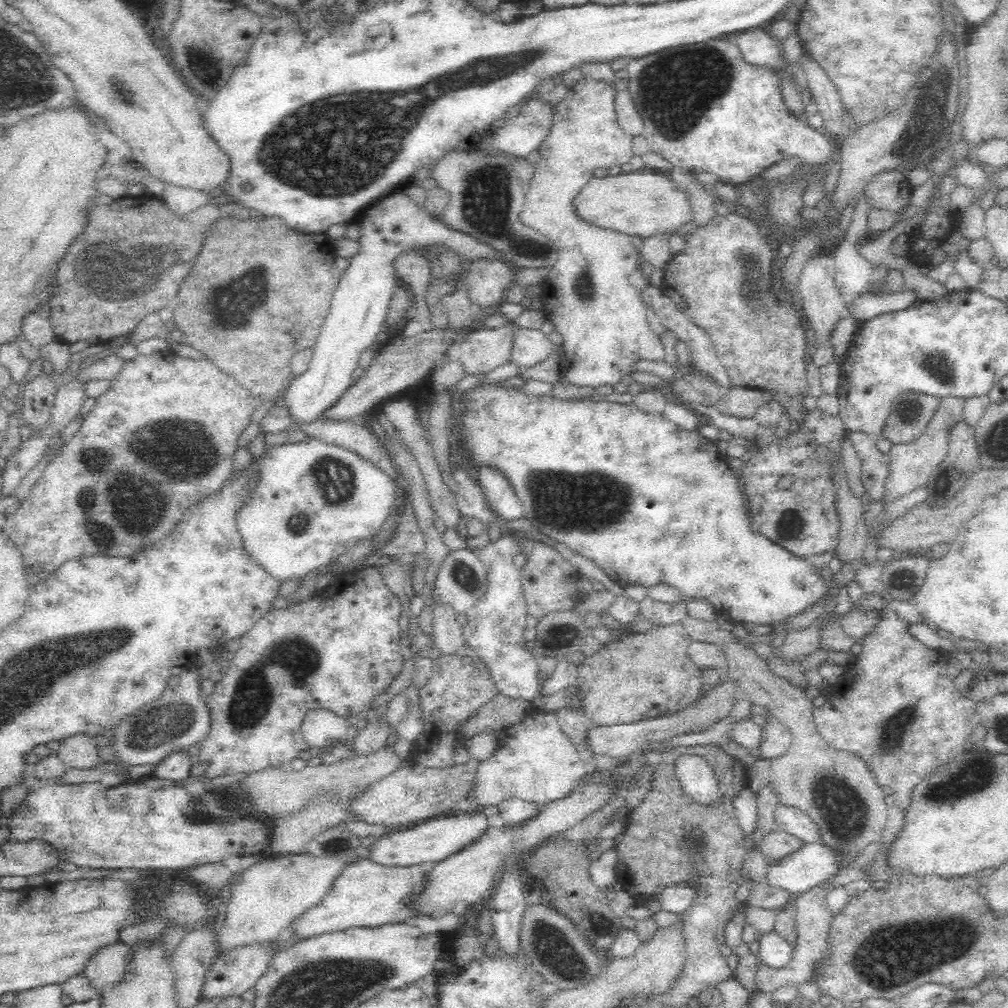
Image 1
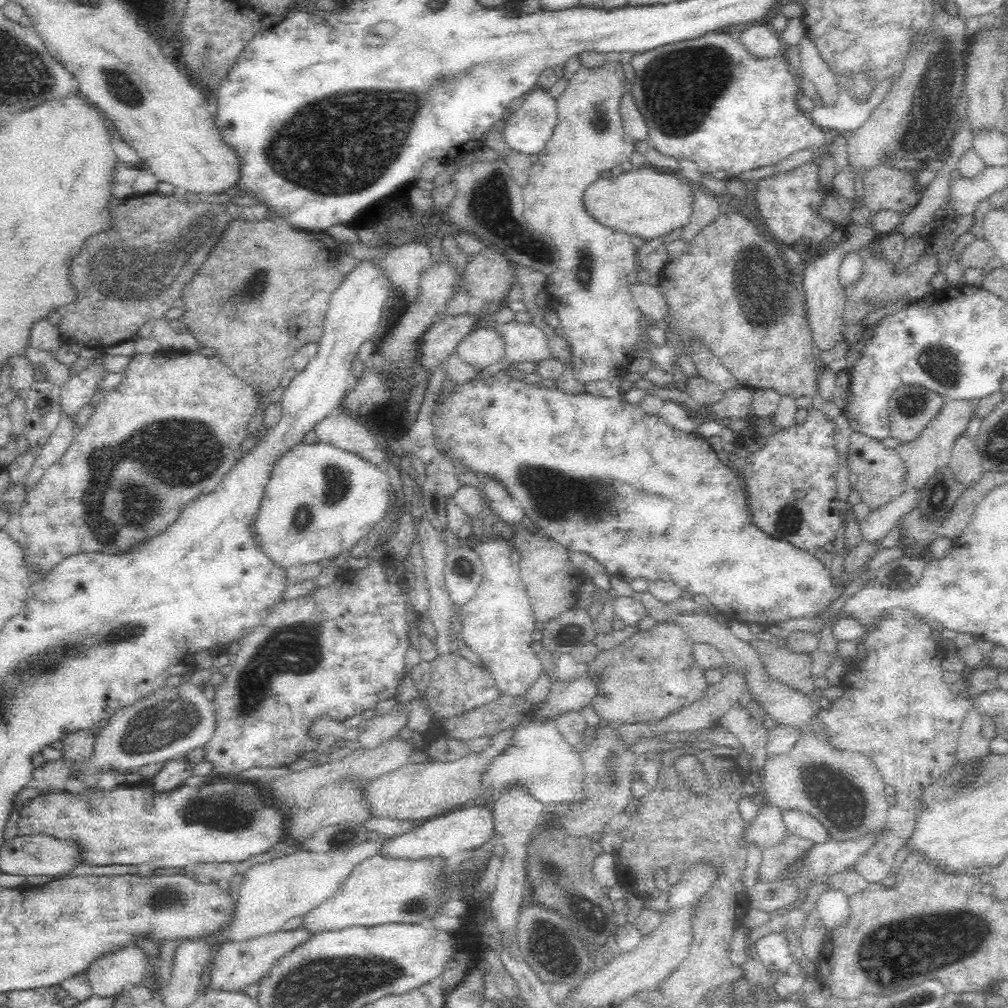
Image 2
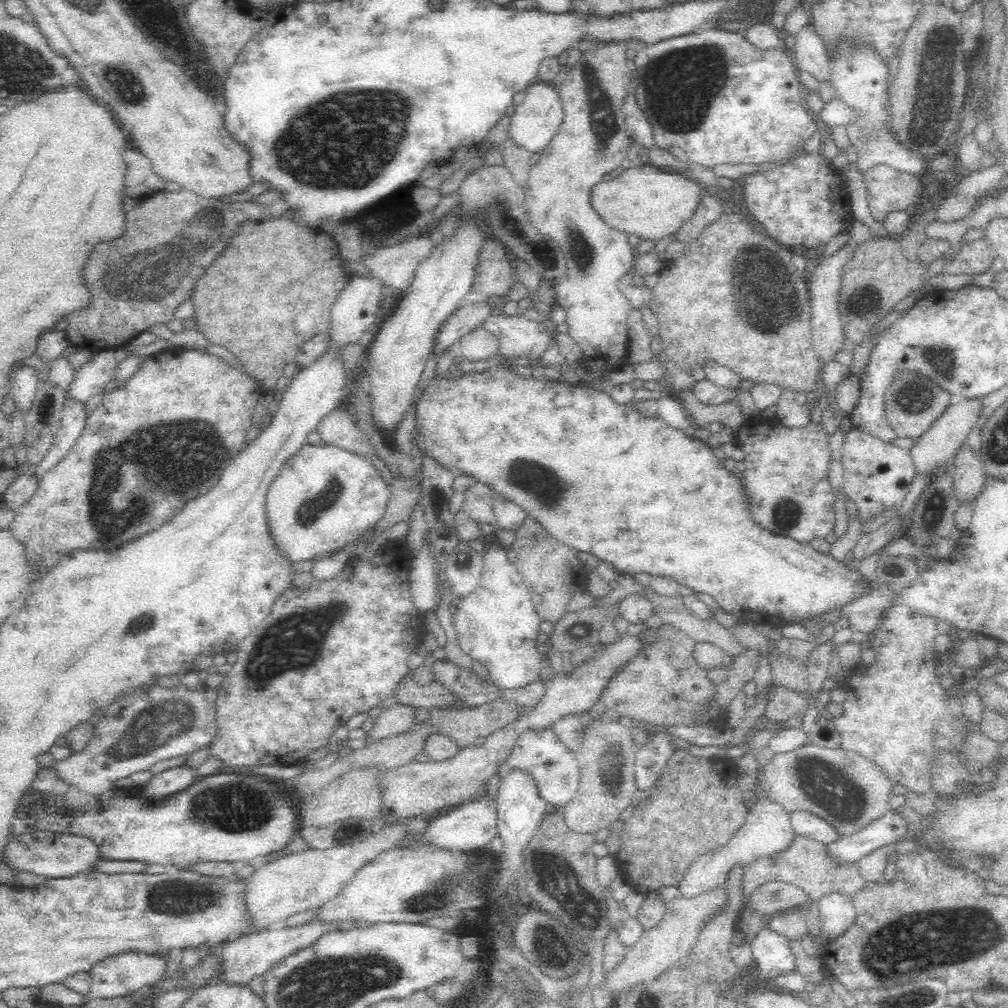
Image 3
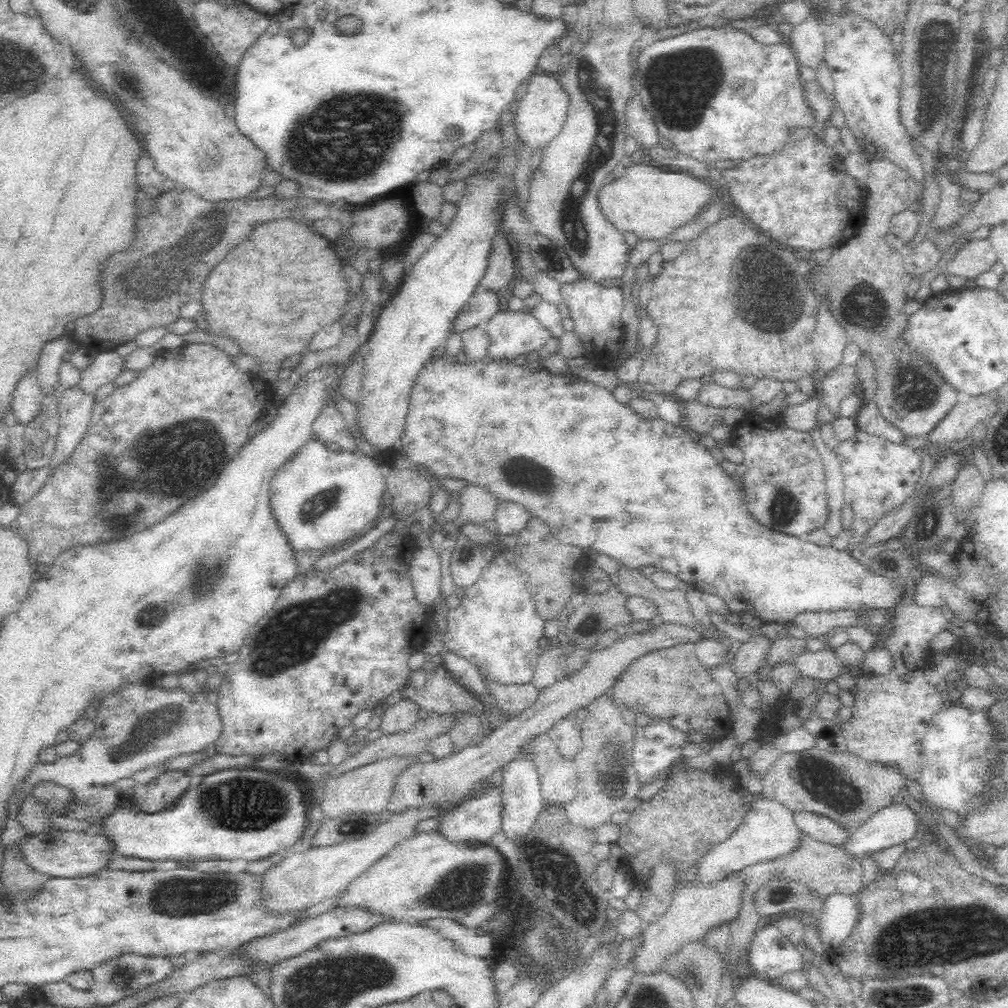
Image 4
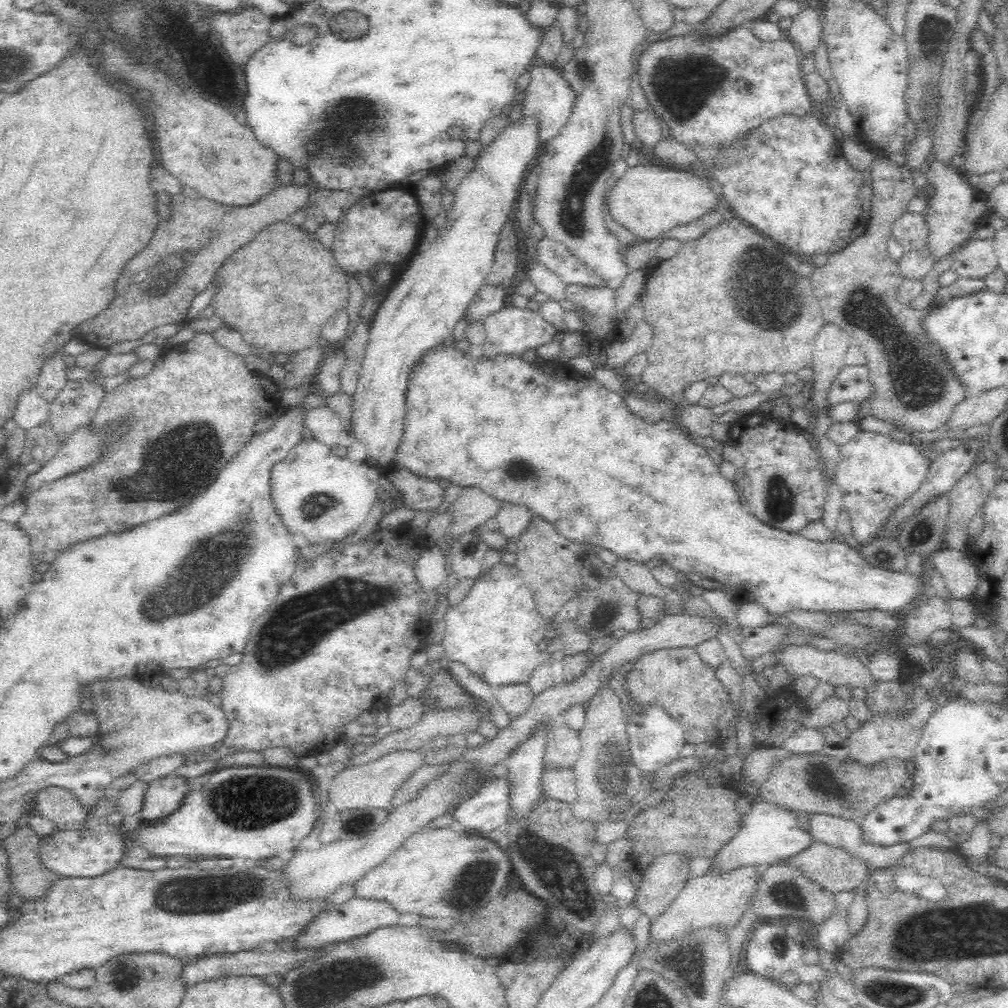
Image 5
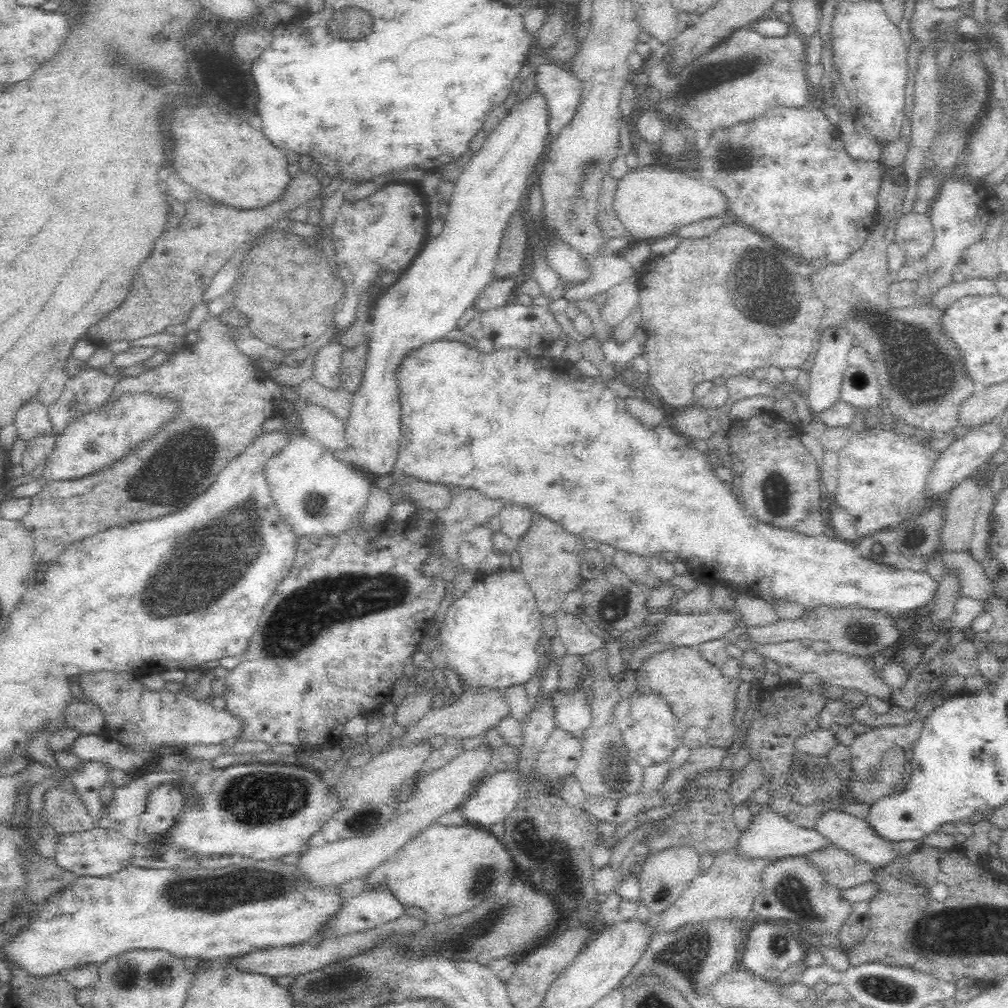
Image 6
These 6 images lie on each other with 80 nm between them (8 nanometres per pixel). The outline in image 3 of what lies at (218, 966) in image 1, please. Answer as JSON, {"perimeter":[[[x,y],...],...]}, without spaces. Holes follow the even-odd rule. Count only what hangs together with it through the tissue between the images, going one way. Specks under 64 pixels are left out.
{"perimeter":[[[314,918],[307,921],[306,924],[296,924],[294,926],[281,925],[268,928],[267,930],[258,931],[248,936],[236,939],[234,942],[228,943],[226,946],[218,950],[219,954],[224,958],[226,980],[241,981],[247,984],[256,975],[263,975],[270,970],[277,962],[304,951],[305,948],[312,947],[322,936],[331,932],[348,932],[360,927],[370,925],[370,922],[361,920],[361,918],[350,918],[350,920],[324,920],[323,918]]]}

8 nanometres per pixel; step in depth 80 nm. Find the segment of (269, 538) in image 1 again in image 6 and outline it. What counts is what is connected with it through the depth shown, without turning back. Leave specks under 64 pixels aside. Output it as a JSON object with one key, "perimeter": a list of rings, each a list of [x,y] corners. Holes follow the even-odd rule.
{"perimeter":[[[294,434],[280,452],[264,462],[264,476],[276,508],[297,536],[338,534],[348,528],[354,512],[365,509],[373,482],[340,464],[332,453],[320,443]]]}

